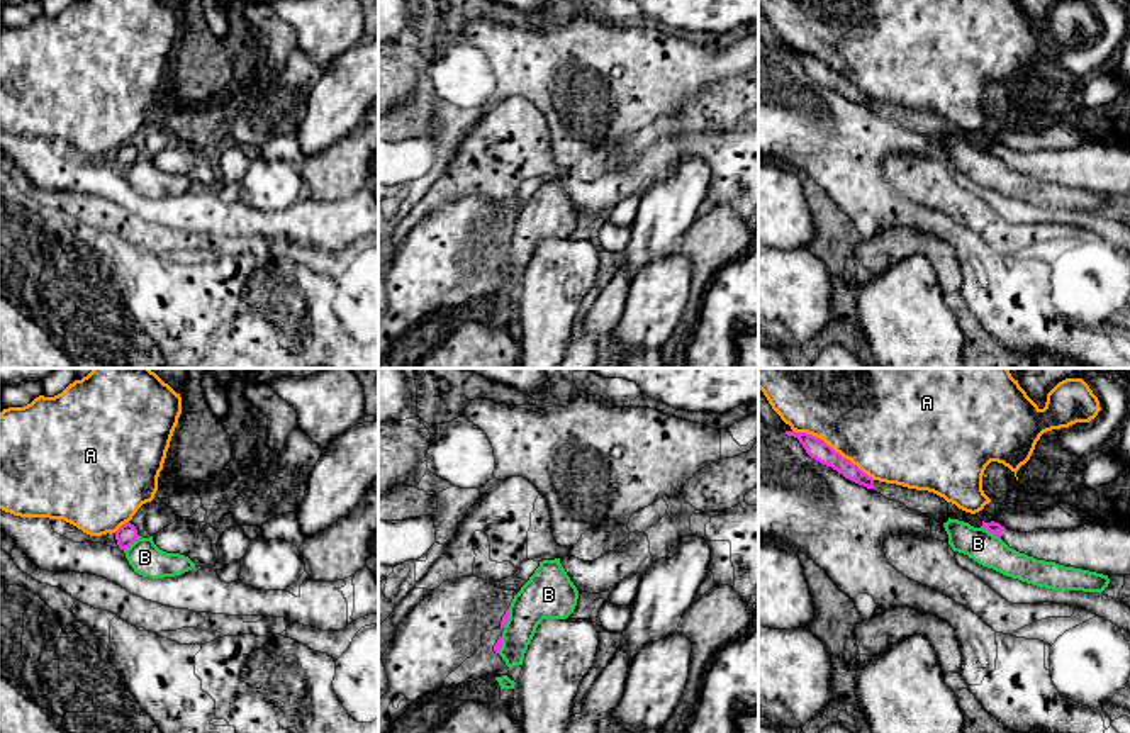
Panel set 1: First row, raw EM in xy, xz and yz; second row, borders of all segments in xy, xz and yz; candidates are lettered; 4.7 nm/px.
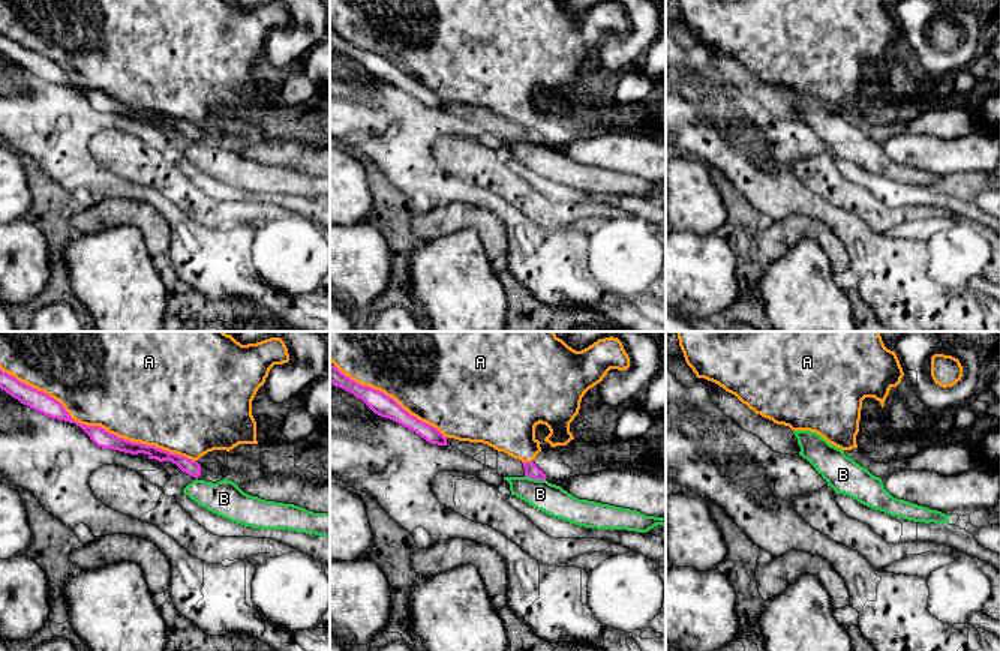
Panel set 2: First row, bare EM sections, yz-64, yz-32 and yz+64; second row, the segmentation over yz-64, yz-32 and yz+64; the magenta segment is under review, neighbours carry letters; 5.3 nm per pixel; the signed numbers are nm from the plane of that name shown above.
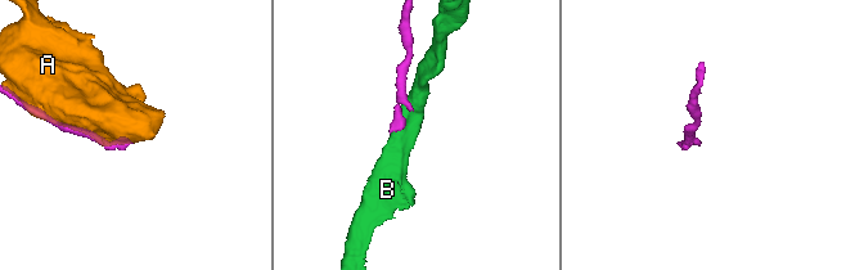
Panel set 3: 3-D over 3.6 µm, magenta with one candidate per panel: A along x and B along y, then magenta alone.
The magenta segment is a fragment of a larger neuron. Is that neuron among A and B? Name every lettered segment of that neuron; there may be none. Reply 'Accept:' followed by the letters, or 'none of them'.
Accept: none of them

